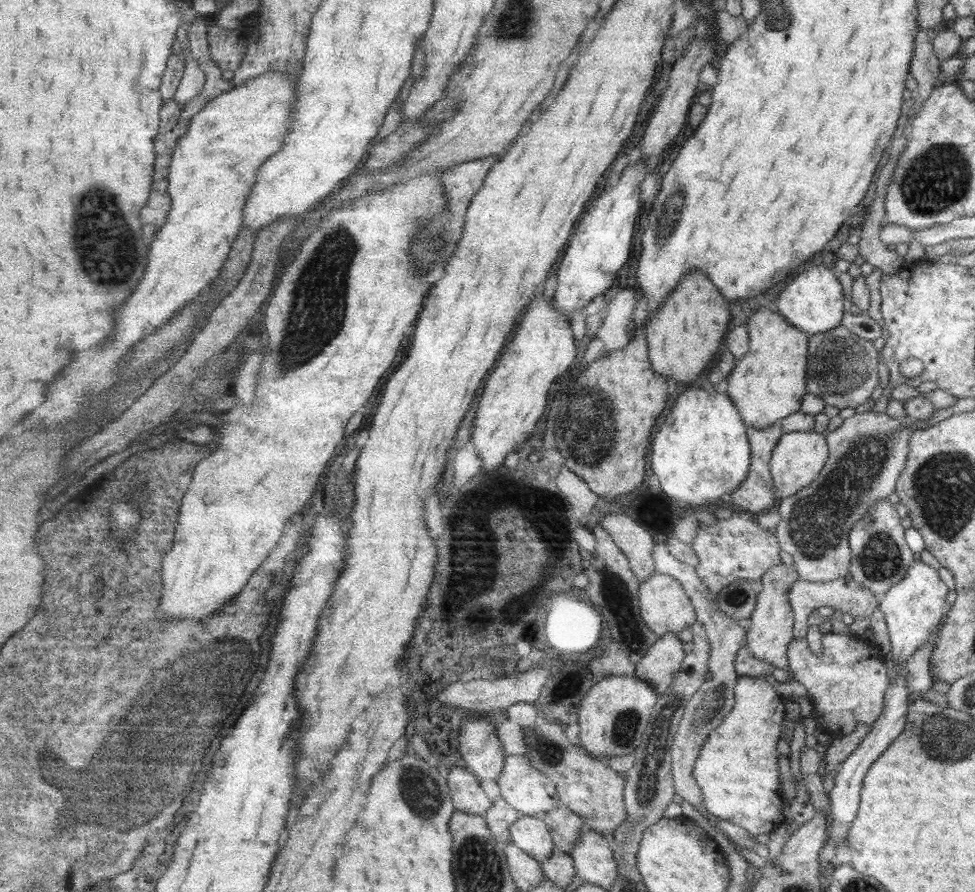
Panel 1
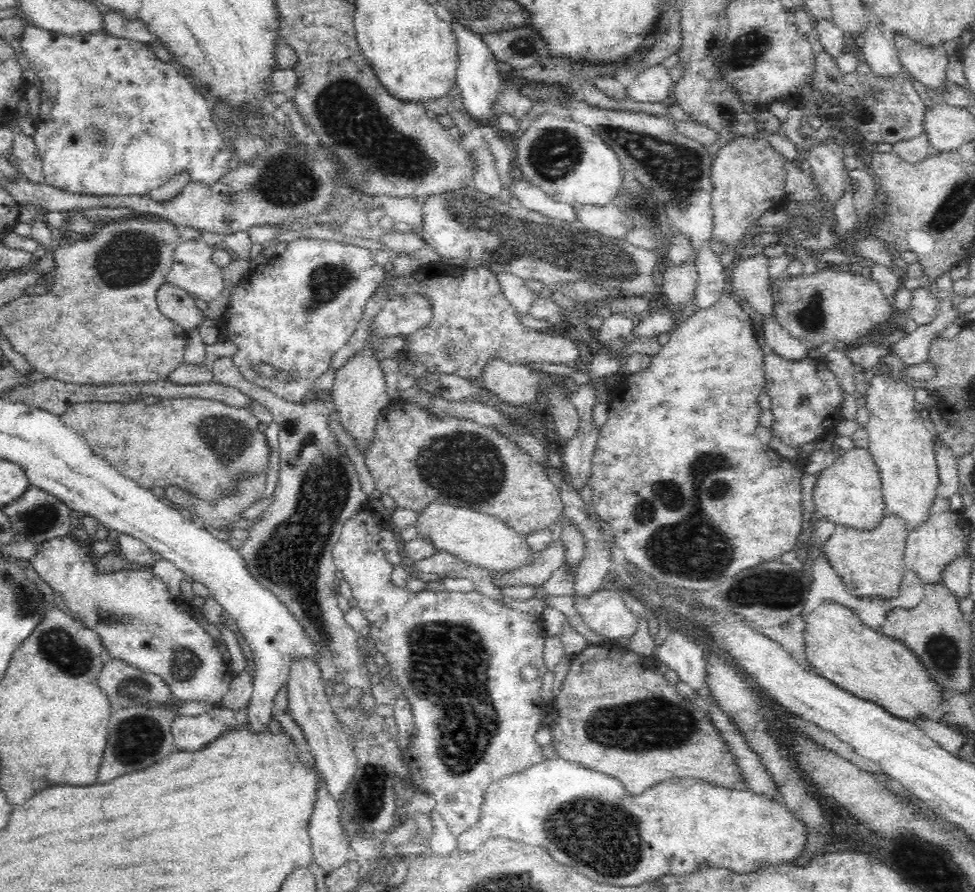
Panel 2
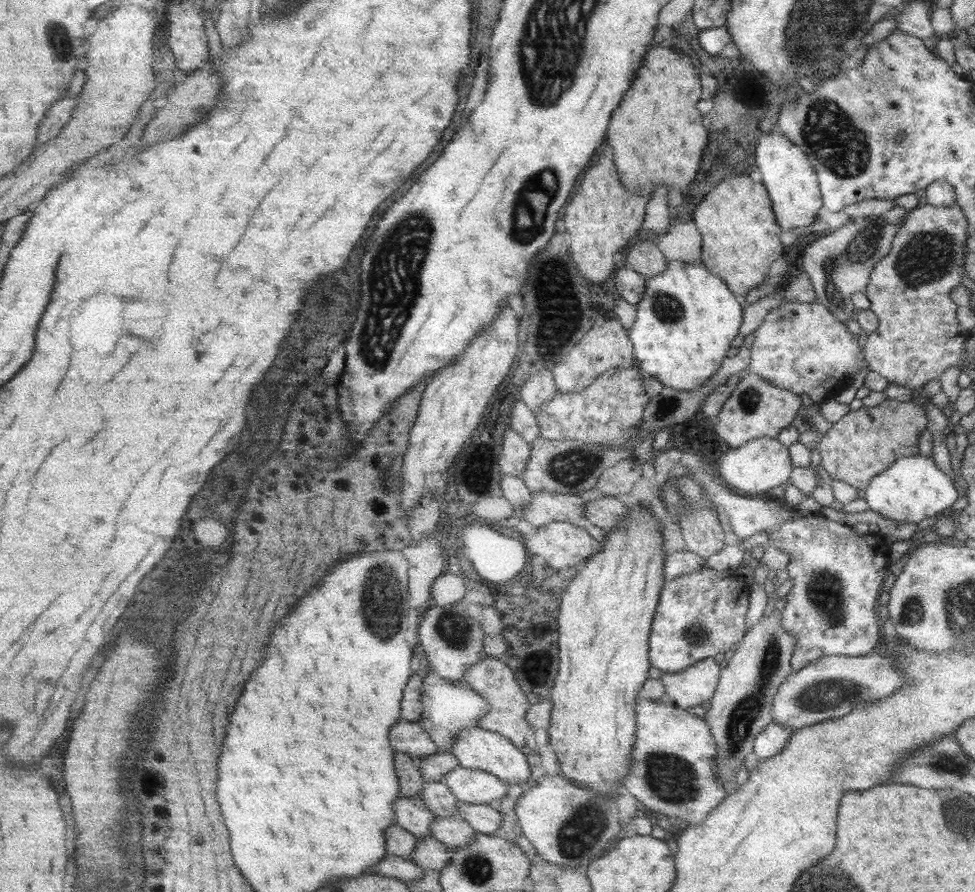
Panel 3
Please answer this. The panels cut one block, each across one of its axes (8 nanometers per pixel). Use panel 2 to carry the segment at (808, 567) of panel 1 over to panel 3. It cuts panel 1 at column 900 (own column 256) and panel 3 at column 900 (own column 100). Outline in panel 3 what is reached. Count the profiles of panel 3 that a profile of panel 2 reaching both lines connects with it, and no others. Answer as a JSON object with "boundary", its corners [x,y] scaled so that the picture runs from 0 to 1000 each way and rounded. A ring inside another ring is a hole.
{"boundary":[[[909,447],[901,455],[884,456],[867,464],[840,493],[838,503],[843,525],[853,537],[864,538],[887,549],[896,534],[909,527],[921,513],[943,509],[943,489],[951,481],[948,456],[933,451]]]}

